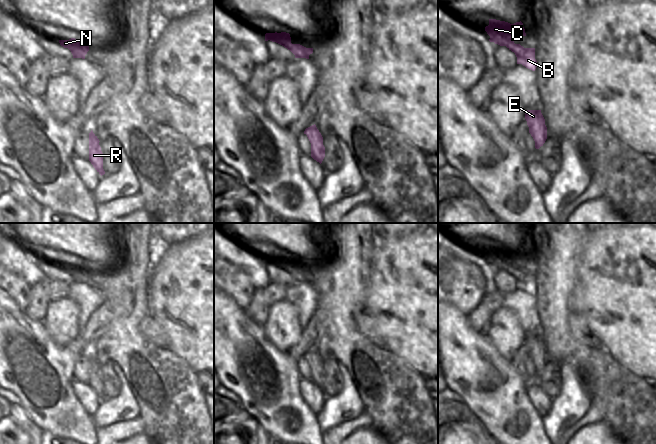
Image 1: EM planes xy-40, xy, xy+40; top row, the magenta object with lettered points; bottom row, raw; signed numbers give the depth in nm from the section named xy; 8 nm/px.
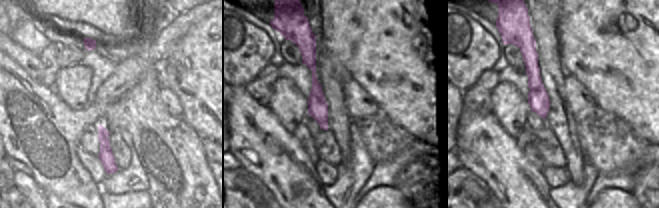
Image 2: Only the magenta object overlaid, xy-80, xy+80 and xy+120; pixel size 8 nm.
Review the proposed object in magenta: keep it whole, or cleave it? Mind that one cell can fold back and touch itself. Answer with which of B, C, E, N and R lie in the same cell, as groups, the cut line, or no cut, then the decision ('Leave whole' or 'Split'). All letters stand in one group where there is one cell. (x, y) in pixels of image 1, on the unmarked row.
Groups: B C E N R. No split. Leave whole

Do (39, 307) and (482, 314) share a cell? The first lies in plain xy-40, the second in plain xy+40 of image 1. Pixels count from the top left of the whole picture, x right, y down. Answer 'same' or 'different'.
same

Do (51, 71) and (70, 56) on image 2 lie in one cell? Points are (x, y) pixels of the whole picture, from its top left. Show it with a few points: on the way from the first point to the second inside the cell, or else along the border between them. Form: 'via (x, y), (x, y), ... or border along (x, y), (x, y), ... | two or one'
border along (57, 44), (57, 64), (60, 67) | two

